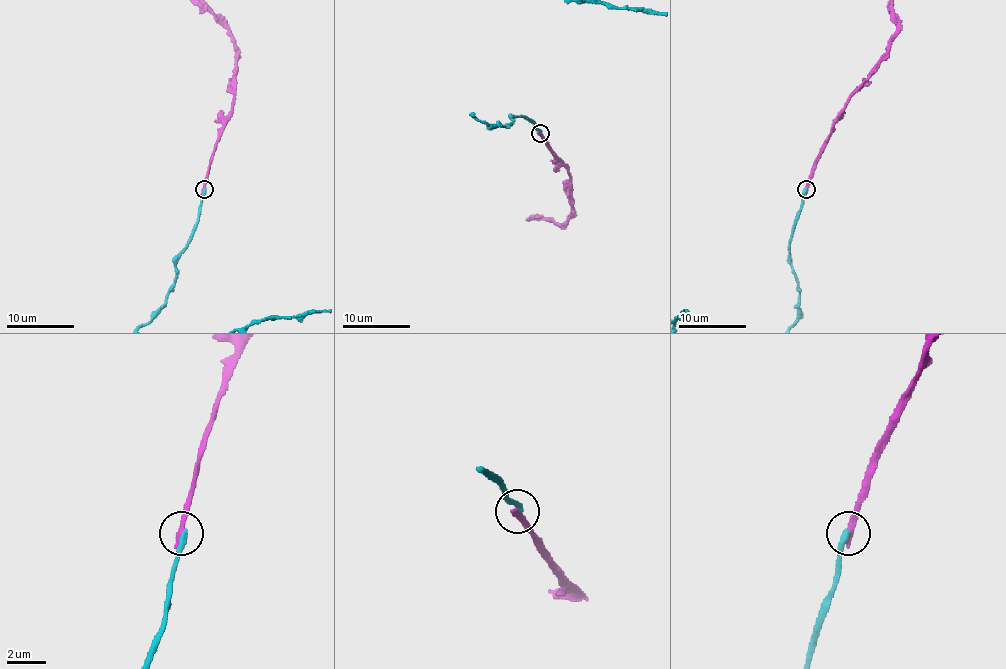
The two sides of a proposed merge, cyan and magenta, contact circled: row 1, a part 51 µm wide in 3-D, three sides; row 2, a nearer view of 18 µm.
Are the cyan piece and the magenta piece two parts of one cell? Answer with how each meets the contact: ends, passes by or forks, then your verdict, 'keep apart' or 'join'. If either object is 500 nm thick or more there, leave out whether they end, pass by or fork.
cyan ends; magenta ends; keep apart

